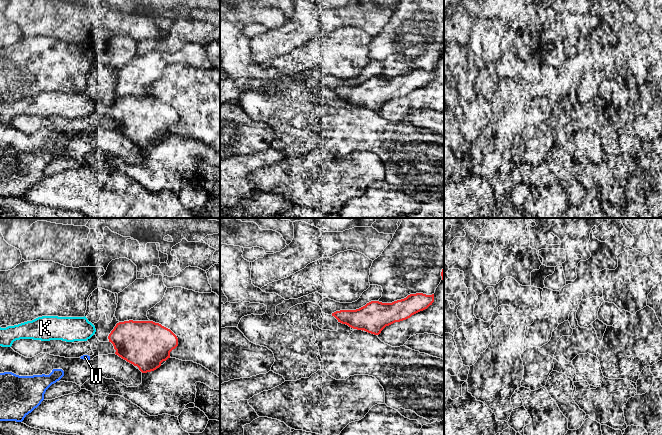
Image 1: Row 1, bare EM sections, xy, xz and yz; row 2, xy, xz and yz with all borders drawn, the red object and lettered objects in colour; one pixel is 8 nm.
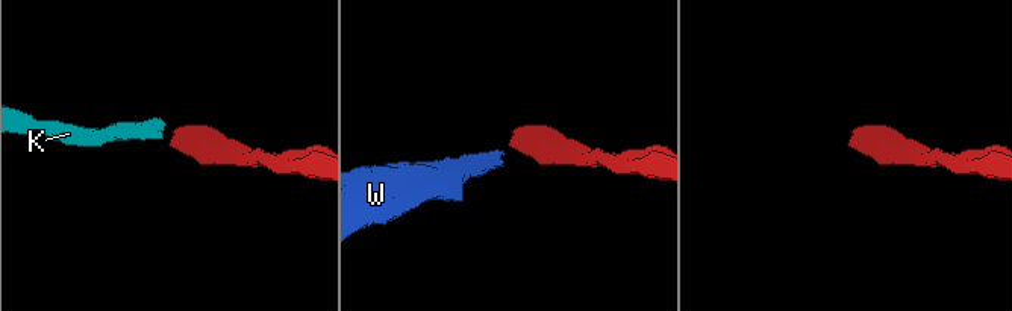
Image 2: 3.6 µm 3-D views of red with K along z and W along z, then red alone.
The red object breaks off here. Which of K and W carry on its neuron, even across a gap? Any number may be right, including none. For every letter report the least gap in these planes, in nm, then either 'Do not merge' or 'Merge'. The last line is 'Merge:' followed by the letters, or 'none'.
K: Distance 110 nm. Merge
W: Distance 200 nm. Do not merge
Merge: K

